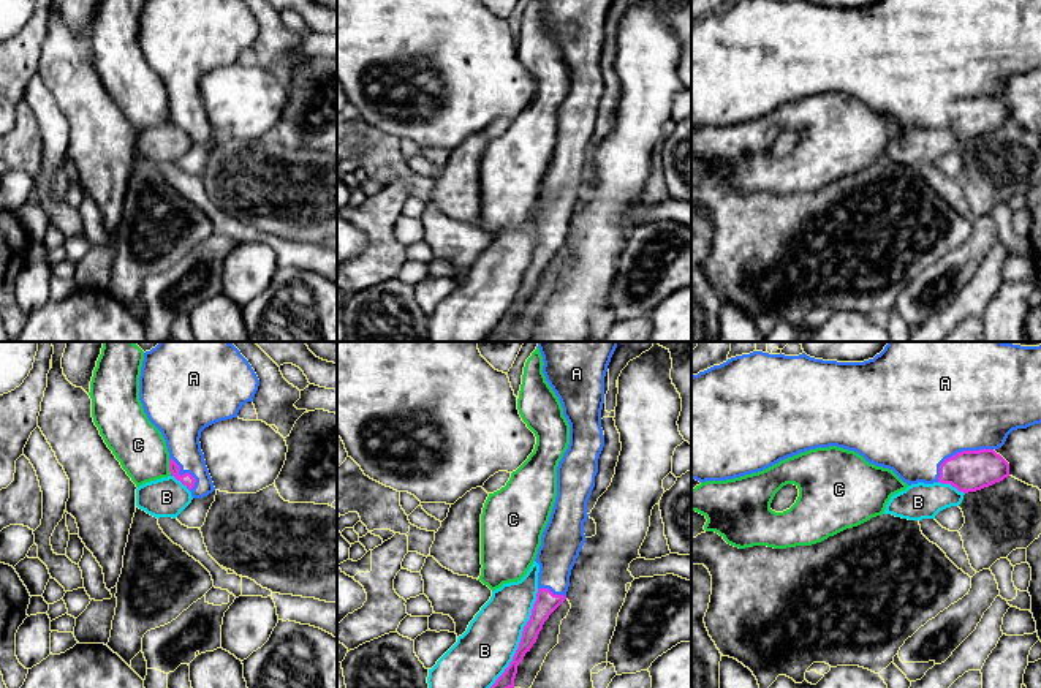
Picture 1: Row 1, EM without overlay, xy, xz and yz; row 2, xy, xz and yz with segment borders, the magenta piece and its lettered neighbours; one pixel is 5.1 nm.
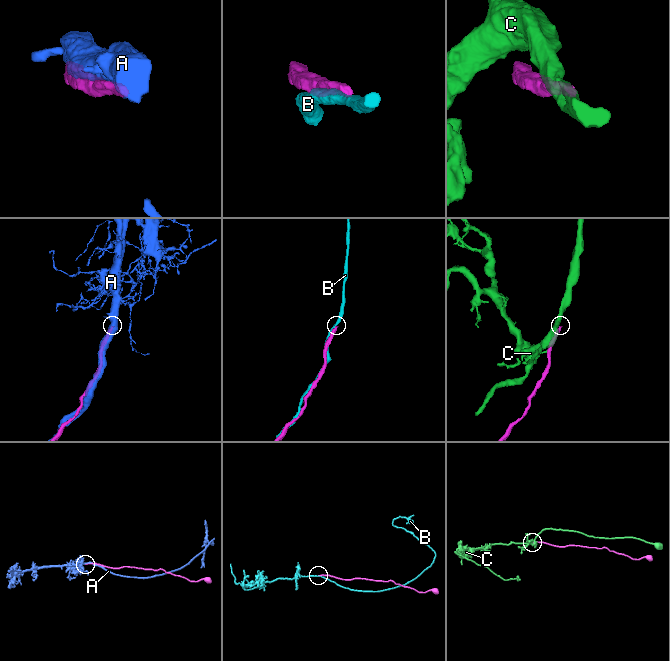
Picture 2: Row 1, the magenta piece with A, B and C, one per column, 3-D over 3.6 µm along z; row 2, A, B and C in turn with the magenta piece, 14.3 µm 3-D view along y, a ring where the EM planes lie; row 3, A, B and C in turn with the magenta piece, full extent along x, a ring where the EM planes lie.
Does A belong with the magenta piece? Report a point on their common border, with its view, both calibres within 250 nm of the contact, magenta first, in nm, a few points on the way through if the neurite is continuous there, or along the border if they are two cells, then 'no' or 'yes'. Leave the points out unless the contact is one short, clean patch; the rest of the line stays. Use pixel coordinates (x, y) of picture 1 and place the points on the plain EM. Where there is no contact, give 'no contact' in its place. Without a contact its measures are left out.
contact yz (957, 98); calibres 200 and 500 nm; yes

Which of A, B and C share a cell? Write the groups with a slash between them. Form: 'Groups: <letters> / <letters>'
Groups: A / B / C

